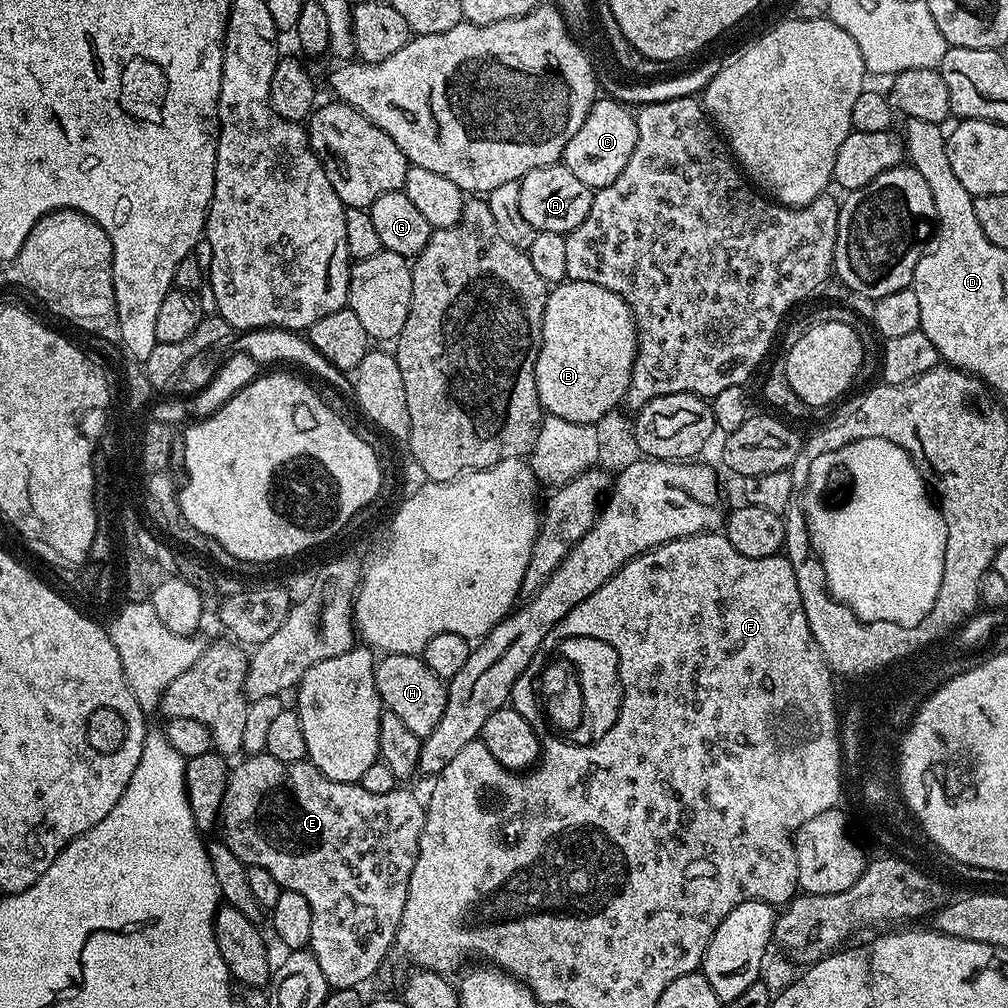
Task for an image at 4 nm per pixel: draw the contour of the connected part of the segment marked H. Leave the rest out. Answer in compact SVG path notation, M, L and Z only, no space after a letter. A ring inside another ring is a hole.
M384 654L375 661L376 685L381 705L387 711L398 714L408 729L414 730L422 738L428 736L438 722L442 722L442 710L446 710L448 689L420 656L406 654Z

